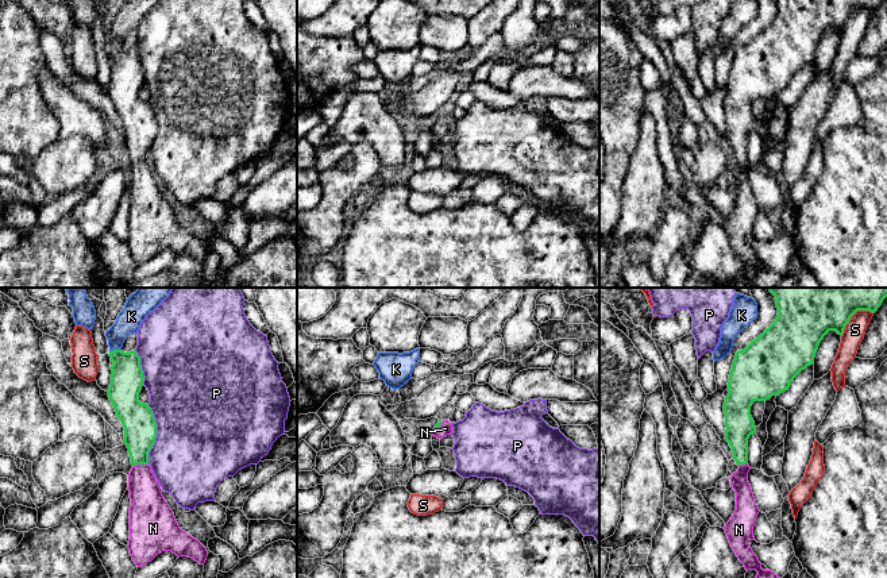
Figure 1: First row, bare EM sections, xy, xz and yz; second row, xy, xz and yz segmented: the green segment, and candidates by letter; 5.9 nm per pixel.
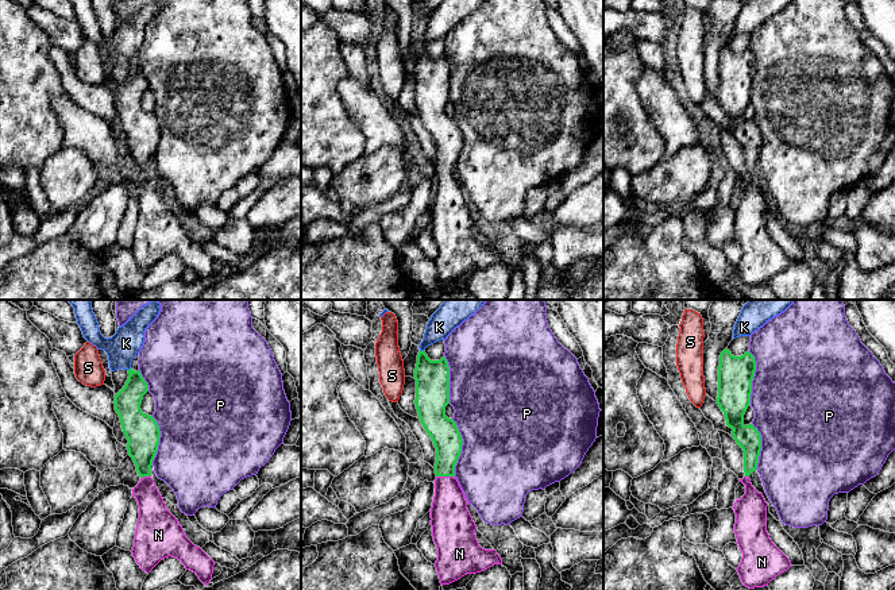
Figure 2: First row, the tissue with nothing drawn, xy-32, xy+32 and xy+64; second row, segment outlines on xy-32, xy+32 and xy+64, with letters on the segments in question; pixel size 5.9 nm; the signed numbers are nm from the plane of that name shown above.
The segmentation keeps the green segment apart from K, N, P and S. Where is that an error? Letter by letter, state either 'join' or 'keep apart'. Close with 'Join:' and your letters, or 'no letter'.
K: keep apart
N: join
P: keep apart
S: keep apart
Join: N

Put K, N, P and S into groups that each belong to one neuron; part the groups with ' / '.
K / N / P / S

